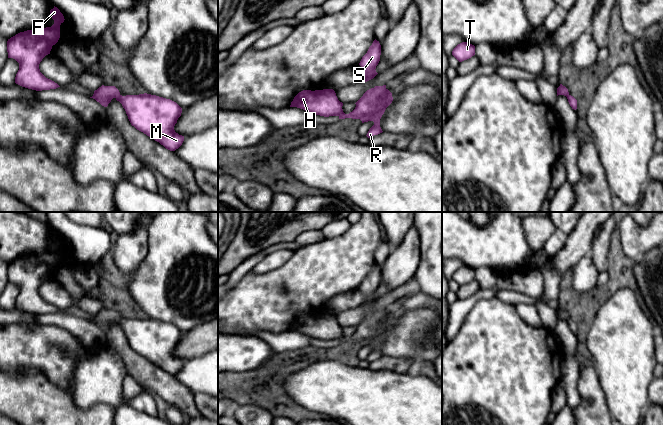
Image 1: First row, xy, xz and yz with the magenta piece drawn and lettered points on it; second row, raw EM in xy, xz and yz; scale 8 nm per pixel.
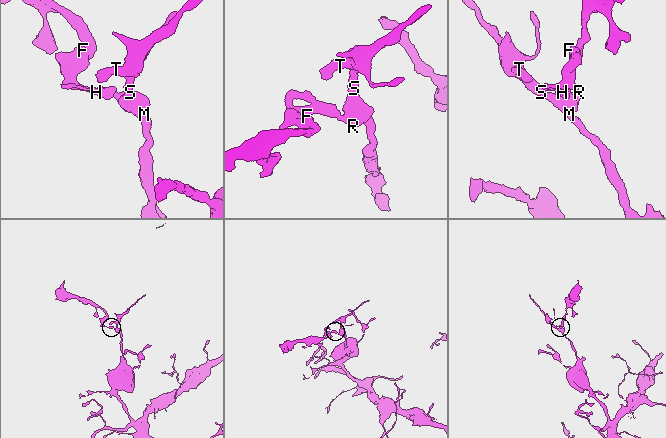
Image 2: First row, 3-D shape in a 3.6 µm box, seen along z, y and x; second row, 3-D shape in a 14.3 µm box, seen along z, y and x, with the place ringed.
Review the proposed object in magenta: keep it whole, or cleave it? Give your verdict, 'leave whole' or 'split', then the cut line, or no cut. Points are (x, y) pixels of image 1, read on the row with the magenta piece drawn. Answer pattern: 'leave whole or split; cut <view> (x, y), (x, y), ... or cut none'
split; cut xz (344, 113), (339, 116)

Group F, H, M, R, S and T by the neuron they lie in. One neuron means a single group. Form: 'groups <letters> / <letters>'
groups F H / M R S T

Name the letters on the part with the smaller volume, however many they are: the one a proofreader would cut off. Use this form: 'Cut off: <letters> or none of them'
Cut off: F, H

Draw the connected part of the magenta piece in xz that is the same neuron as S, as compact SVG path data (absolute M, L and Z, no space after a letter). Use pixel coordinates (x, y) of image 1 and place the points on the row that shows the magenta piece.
M376 39L369 47L367 53L362 57L359 65L364 69L365 75L362 82L367 82L373 79L378 73L376 72L376 66L380 61L381 45Z

